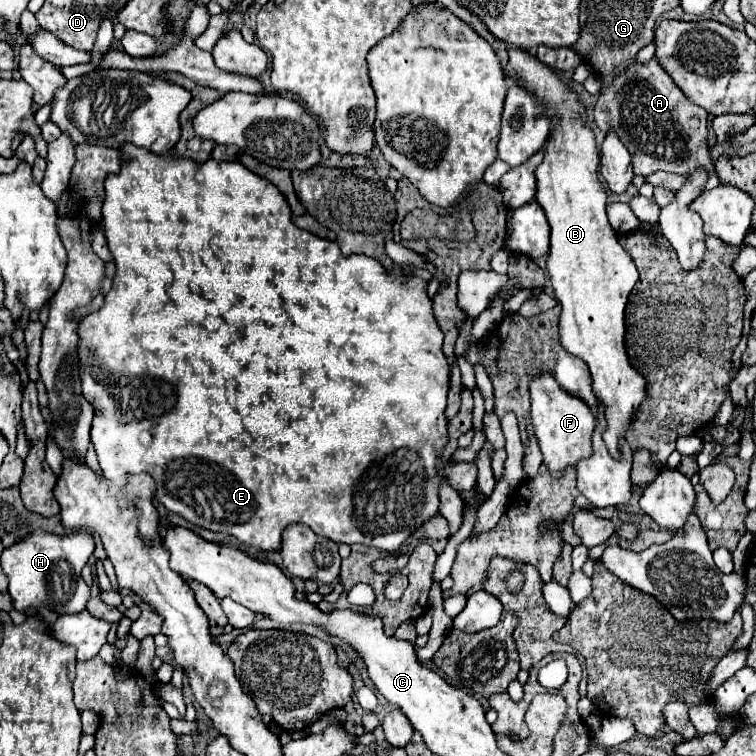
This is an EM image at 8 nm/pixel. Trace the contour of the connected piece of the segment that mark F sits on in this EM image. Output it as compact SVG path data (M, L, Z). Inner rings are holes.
M550 371L540 373L540 377L530 377L530 401L532 401L532 423L536 437L544 455L544 465L554 477L562 475L562 469L574 465L578 459L592 455L592 431L596 419L588 405L570 393L566 393Z

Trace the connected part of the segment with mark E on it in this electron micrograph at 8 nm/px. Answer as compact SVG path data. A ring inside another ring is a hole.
M122 145L120 147L120 171L118 175L110 173L104 181L104 189L106 189L106 197L104 197L104 205L102 205L102 225L104 225L104 235L106 235L106 241L108 241L108 249L114 257L114 263L116 263L116 275L114 275L114 285L112 289L108 291L108 295L104 295L104 305L82 317L80 323L78 323L78 335L80 335L80 341L78 341L78 367L80 367L80 381L82 381L82 393L86 395L86 399L94 405L94 421L92 421L92 431L90 431L90 437L92 437L92 443L94 443L94 449L96 449L96 455L98 455L98 461L100 461L100 467L104 471L104 477L108 481L108 485L116 485L116 487L124 487L128 483L128 475L130 473L150 473L152 479L156 481L156 495L154 499L158 503L162 503L168 511L172 513L178 513L180 517L184 517L186 521L198 525L198 527L204 527L204 529L212 529L212 531L218 531L218 533L228 533L228 535L234 535L236 539L240 539L242 543L248 543L248 545L256 545L258 549L264 549L264 551L272 551L272 549L278 549L280 543L282 543L282 531L290 525L290 523L306 523L308 527L312 527L312 531L320 537L326 537L326 539L332 539L336 543L346 543L346 545L354 545L354 543L362 543L362 545L368 545L368 547L376 547L376 549L382 549L382 551L388 551L388 553L394 553L398 551L398 547L430 517L438 515L438 489L440 489L440 481L442 481L442 475L446 475L450 479L450 485L456 489L456 491L466 491L466 489L472 489L476 485L476 475L478 475L478 469L474 463L446 463L438 475L436 475L436 461L438 461L438 453L444 449L444 445L448 443L448 419L444 415L444 409L446 409L446 395L448 395L448 383L450 383L450 375L448 375L448 363L446 363L446 357L442 353L442 331L434 319L434 313L432 313L432 301L426 293L426 281L422 277L410 277L410 279L404 279L404 275L392 275L392 273L386 273L386 269L366 257L366 255L342 255L340 247L336 241L328 241L328 239L320 239L318 235L312 235L308 231L302 231L298 229L294 223L292 223L292 213L288 211L288 203L286 199L282 197L282 193L270 185L270 181L250 173L242 163L238 161L216 161L216 159L208 159L206 163L194 163L190 159L184 159L184 157L174 157L174 155L154 155L146 149L140 149L136 145Z

